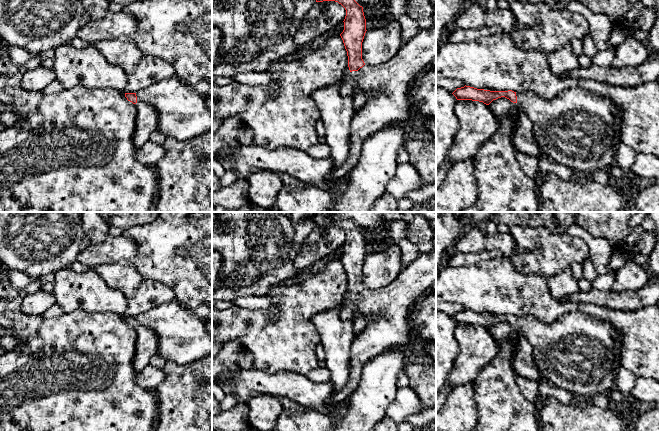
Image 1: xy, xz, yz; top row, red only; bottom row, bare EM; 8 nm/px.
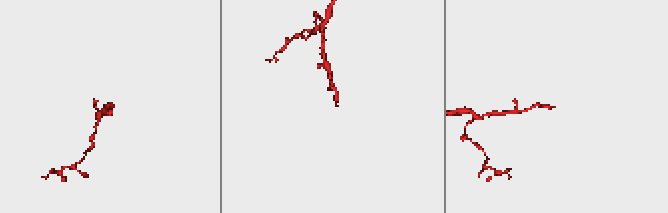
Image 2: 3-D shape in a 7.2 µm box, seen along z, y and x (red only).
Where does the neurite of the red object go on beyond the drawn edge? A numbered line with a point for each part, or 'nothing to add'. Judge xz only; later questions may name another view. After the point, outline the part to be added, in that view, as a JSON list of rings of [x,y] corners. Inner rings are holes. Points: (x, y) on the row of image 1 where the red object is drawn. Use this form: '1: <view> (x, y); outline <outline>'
1: xz (390, 82); outline [[[436,25],[429,29],[419,30],[416,36],[406,44],[402,44],[397,53],[387,62],[377,65],[364,65],[358,71],[352,71],[341,87],[343,96],[352,97],[357,86],[361,91],[372,92],[373,95],[364,106],[355,111],[351,121],[349,156],[342,165],[335,165],[328,176],[334,188],[343,178],[350,175],[358,163],[361,147],[372,134],[394,124],[408,127],[416,114],[410,100],[410,89],[426,68],[433,66],[436,60]]]

